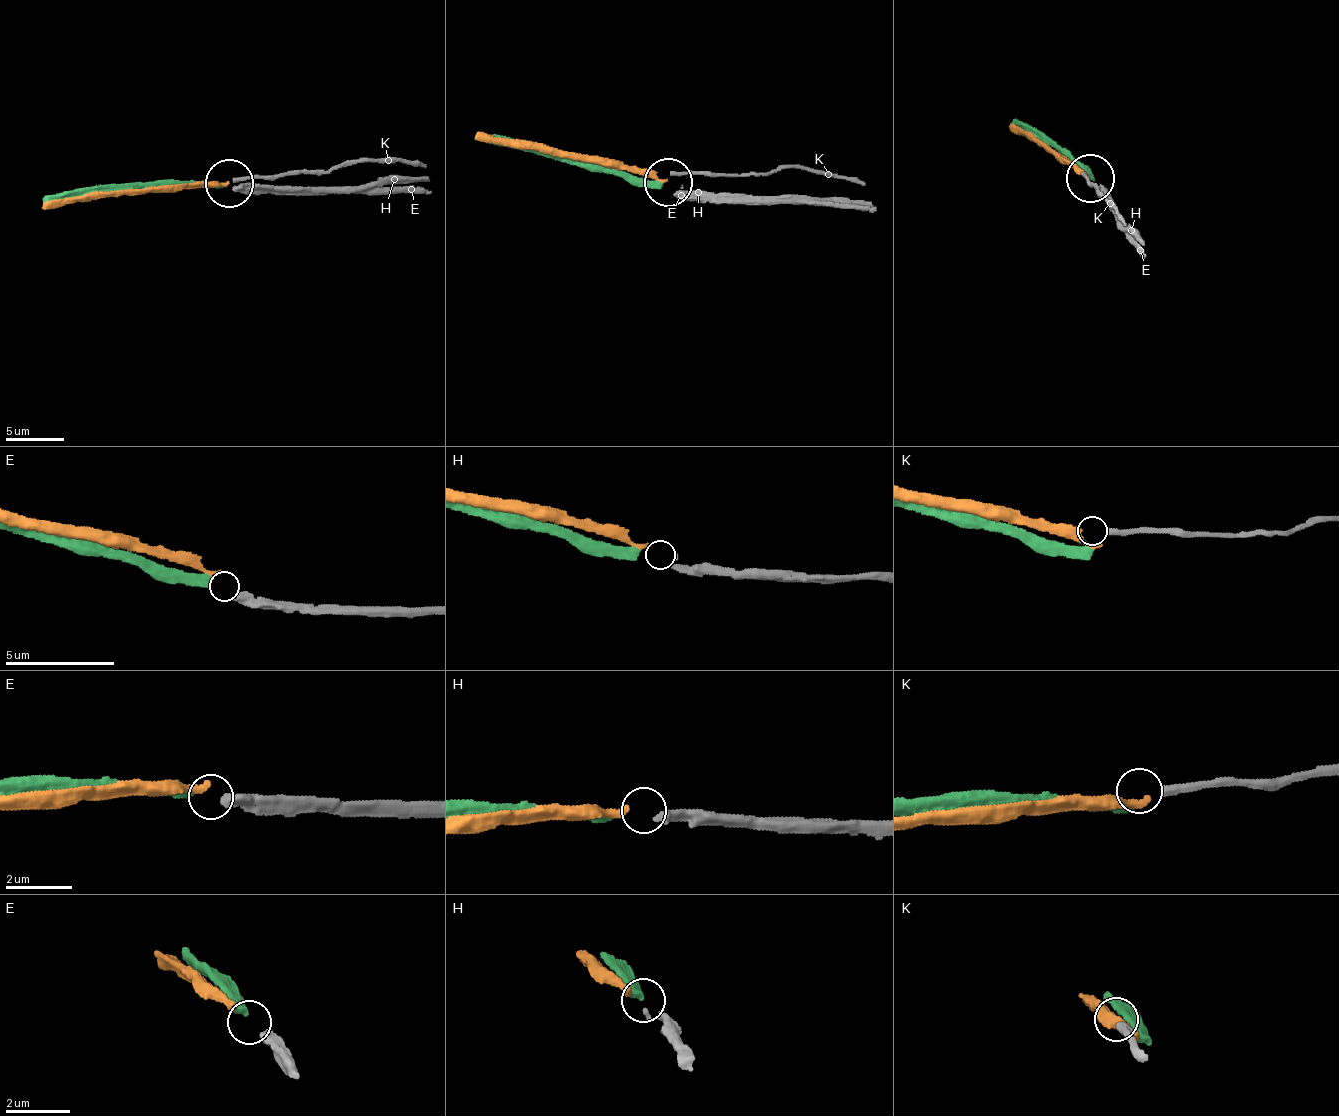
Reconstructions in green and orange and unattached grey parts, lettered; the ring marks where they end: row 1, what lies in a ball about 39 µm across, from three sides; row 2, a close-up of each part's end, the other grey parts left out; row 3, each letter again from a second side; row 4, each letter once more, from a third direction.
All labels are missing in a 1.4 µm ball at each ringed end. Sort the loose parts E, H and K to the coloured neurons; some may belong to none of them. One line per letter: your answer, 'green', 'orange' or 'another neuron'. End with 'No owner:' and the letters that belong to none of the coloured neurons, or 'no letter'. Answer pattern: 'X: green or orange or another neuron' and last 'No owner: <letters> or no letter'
E: green
H: orange
K: another neuron
No owner: K

